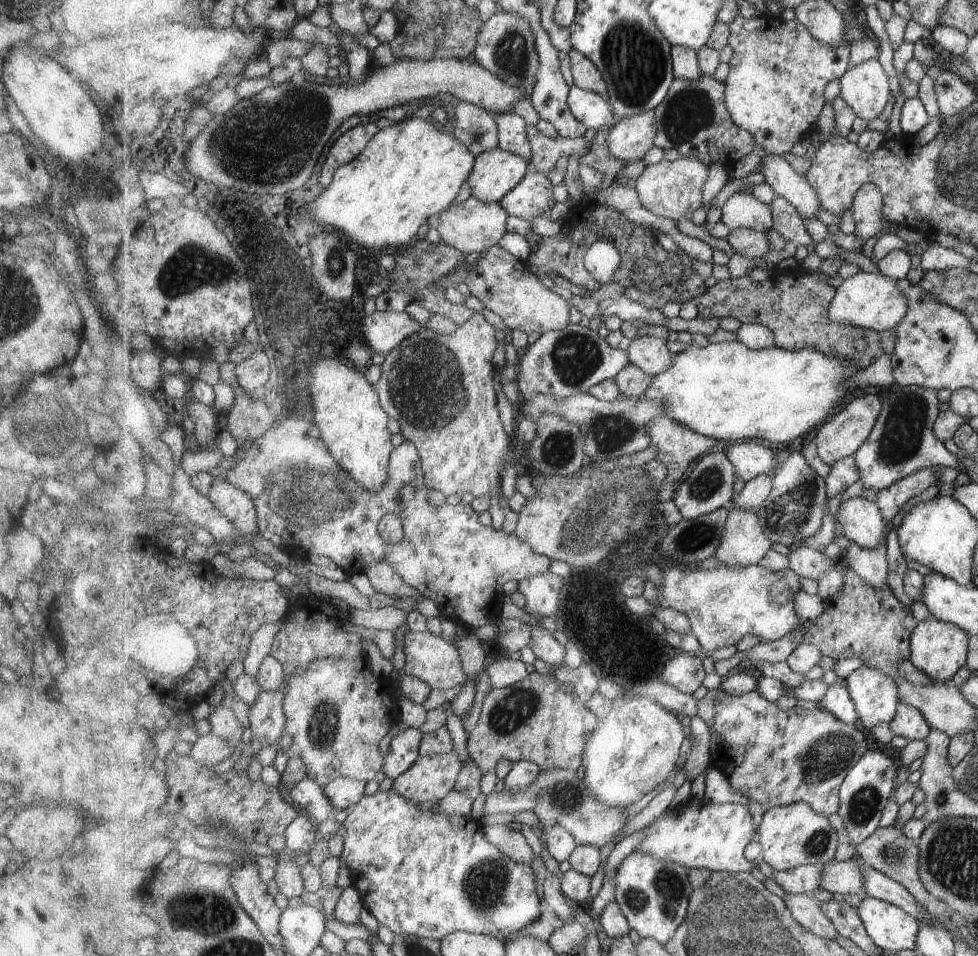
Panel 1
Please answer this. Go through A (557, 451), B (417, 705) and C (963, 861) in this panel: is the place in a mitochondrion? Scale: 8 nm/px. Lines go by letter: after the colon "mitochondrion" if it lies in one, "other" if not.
A: mitochondrion
B: other
C: mitochondrion

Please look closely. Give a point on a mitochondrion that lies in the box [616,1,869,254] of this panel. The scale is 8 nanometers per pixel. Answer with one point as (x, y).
(691, 111)

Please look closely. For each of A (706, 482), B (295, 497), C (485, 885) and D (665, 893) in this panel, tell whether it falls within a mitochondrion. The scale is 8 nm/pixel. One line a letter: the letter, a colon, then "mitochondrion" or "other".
A: mitochondrion
B: mitochondrion
C: mitochondrion
D: mitochondrion

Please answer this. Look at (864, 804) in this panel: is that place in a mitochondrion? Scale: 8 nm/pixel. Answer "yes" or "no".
yes

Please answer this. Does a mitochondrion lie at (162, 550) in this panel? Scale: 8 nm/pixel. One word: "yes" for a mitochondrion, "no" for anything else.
no

